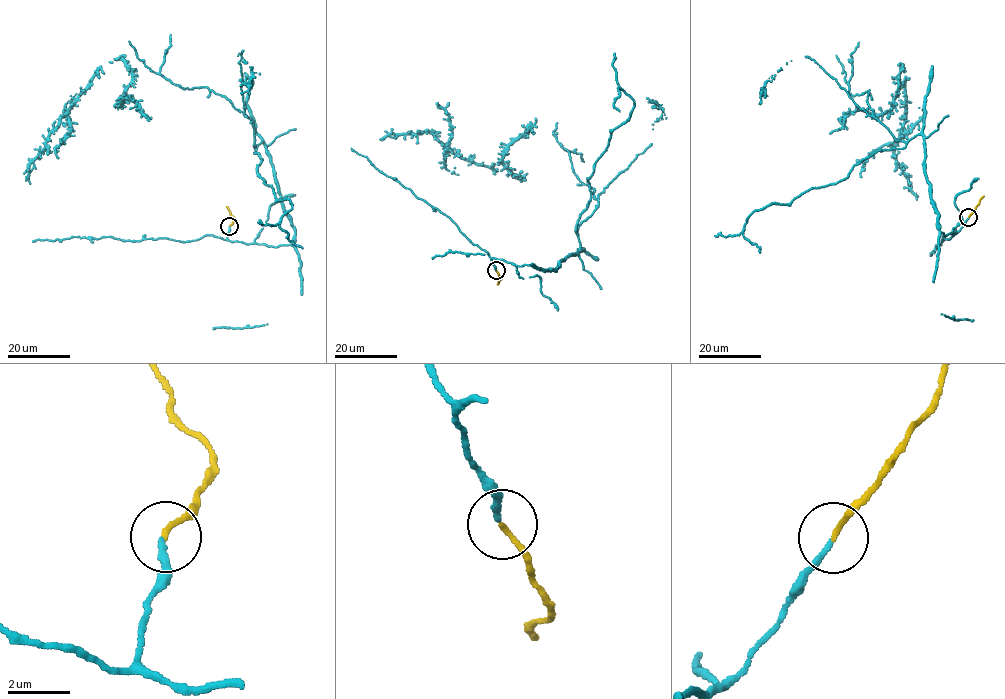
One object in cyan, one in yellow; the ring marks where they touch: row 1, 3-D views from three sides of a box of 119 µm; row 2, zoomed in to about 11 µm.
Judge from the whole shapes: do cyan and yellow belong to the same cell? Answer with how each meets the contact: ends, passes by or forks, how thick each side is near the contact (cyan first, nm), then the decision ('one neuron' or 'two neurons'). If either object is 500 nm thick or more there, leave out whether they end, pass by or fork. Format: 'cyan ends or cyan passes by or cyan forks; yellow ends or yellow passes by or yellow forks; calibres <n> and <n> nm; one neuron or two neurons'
cyan ends; yellow ends; calibres 190 and 150 nm; one neuron

